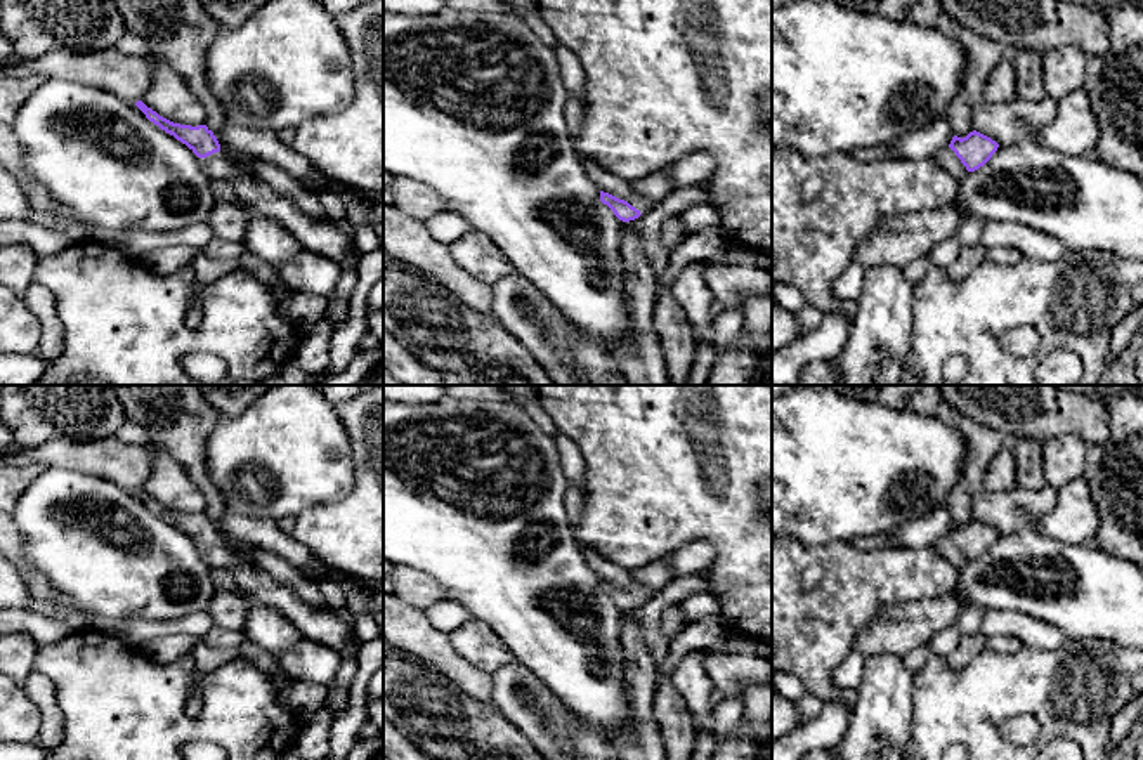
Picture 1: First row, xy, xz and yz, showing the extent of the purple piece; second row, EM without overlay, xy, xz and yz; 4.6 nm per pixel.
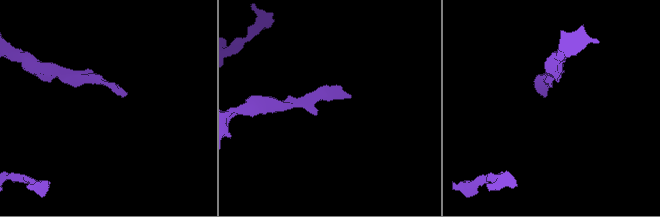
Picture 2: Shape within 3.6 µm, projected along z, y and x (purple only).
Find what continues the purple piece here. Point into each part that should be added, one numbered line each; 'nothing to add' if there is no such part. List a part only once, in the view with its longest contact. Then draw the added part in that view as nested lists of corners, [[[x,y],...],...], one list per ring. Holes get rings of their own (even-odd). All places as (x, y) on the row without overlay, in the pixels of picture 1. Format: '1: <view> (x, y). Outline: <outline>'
1: xz (607, 571). Outline: [[[581,547],[581,550],[583,550],[583,555],[585,555],[588,566],[598,574],[600,580],[628,590],[642,604],[645,604],[650,597],[656,595],[656,592],[640,585],[633,578],[631,571],[628,571],[617,564],[612,564],[611,560],[604,559],[600,554],[597,554],[595,550],[591,550],[588,547]]]

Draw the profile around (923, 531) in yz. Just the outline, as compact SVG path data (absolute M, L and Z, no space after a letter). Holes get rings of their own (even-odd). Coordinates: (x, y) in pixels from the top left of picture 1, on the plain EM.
M945 507L904 522L892 534L900 547L924 548L933 547L940 538L949 536L954 521Z

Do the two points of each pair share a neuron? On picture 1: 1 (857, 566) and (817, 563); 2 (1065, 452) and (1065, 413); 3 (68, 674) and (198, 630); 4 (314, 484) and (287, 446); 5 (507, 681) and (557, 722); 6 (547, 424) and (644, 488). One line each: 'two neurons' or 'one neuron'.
1: one neuron
2: two neurons
3: two neurons
4: one neuron
5: one neuron
6: two neurons

